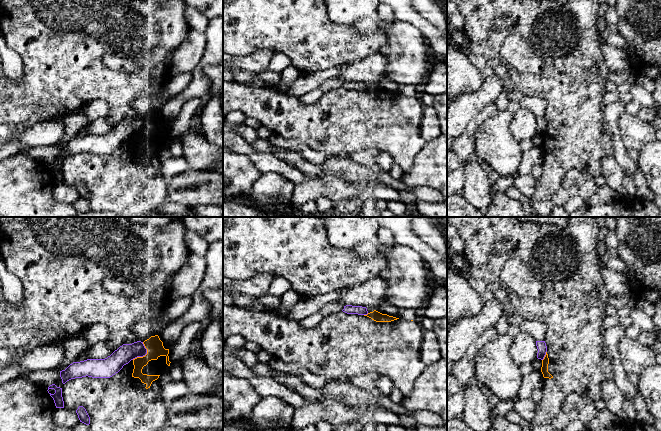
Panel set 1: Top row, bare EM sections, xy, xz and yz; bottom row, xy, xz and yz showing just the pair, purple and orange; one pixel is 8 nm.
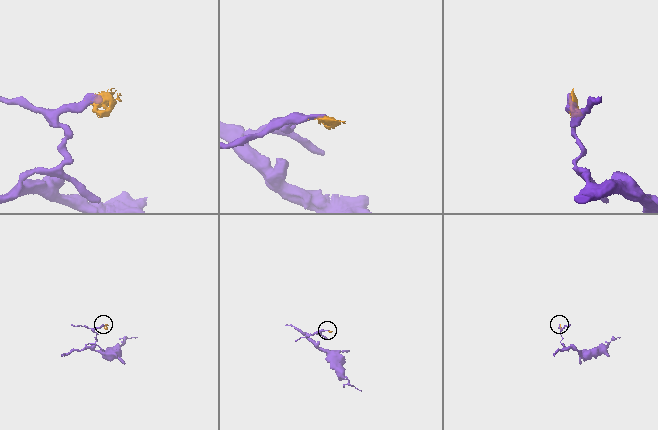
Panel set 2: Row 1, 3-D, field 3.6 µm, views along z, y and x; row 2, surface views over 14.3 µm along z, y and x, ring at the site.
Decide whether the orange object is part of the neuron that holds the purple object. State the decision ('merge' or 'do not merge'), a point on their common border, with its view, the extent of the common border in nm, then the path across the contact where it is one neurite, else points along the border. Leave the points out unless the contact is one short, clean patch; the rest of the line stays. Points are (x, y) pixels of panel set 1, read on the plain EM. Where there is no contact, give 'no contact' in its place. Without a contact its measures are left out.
do not merge | xy (144, 131) | 170 nm

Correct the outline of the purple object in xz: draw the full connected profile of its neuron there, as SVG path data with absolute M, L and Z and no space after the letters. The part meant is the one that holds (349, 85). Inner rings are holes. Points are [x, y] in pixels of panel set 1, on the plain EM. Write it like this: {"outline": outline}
{"outline": "M346 81L344 82L344 85L342 87L347 90L358 90L358 91L368 90L367 84L362 82Z"}

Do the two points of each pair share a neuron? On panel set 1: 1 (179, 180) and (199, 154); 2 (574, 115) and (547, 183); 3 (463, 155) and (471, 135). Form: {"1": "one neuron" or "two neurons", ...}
{"1": "two neurons", "2": "one neuron", "3": "one neuron"}

